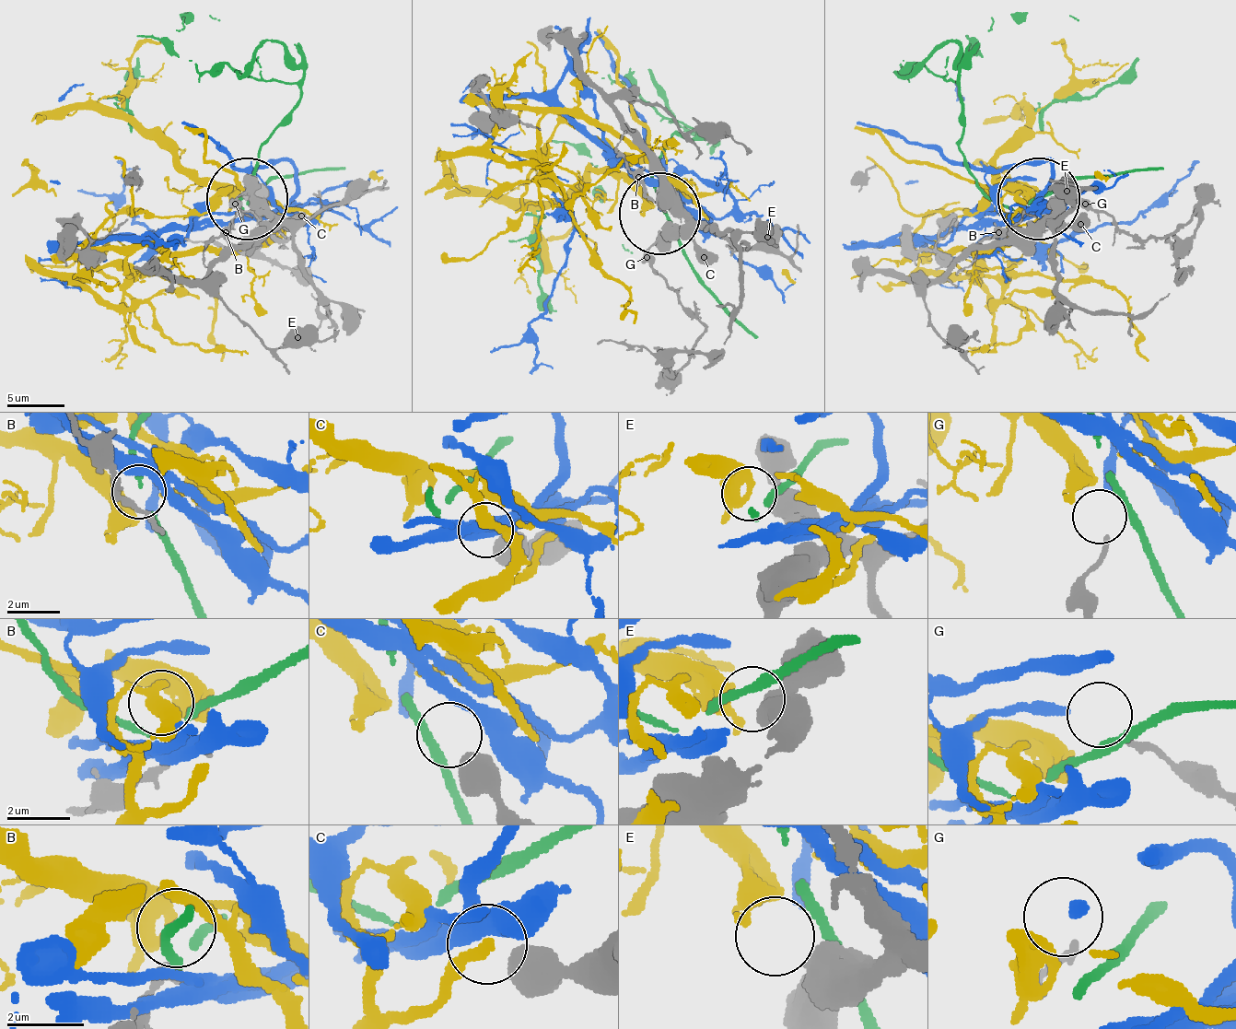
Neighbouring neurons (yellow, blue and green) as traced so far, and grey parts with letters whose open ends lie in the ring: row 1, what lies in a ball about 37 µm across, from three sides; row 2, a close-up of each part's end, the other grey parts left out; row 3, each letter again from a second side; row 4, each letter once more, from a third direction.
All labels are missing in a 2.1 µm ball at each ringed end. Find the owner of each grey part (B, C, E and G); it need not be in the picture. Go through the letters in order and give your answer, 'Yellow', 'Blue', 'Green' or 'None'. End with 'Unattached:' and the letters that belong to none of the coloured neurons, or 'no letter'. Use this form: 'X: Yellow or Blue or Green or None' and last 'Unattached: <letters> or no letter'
B: Yellow
C: None
E: None
G: Blue
Unattached: C, E

